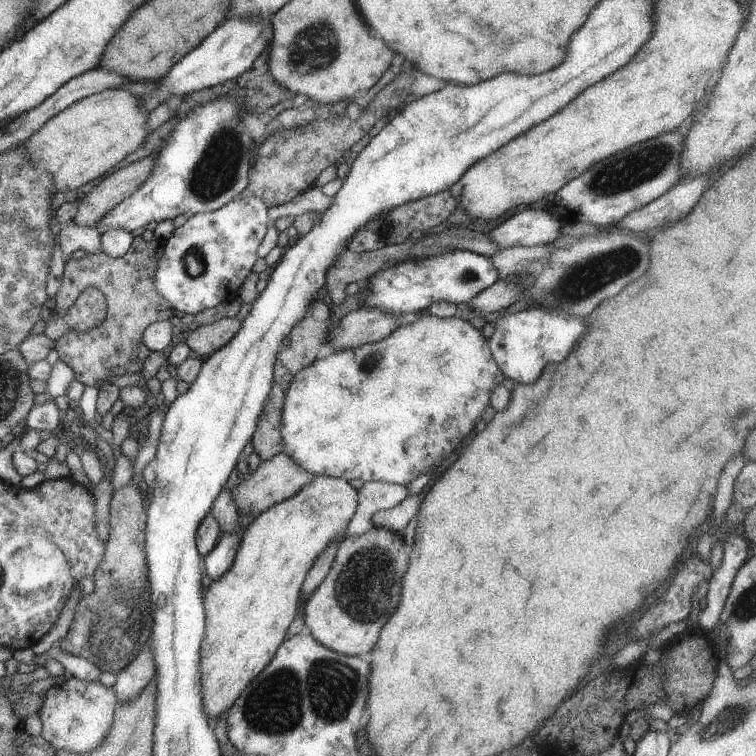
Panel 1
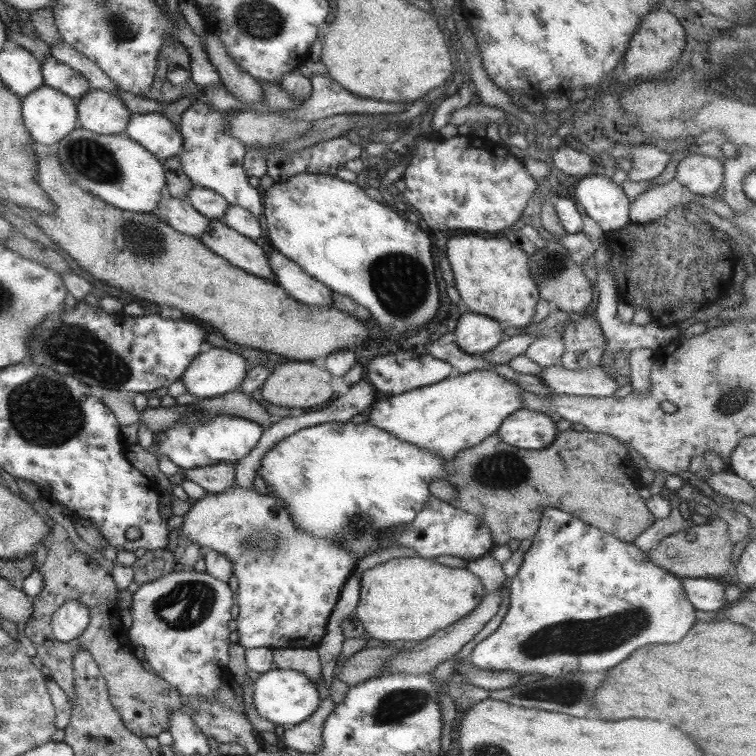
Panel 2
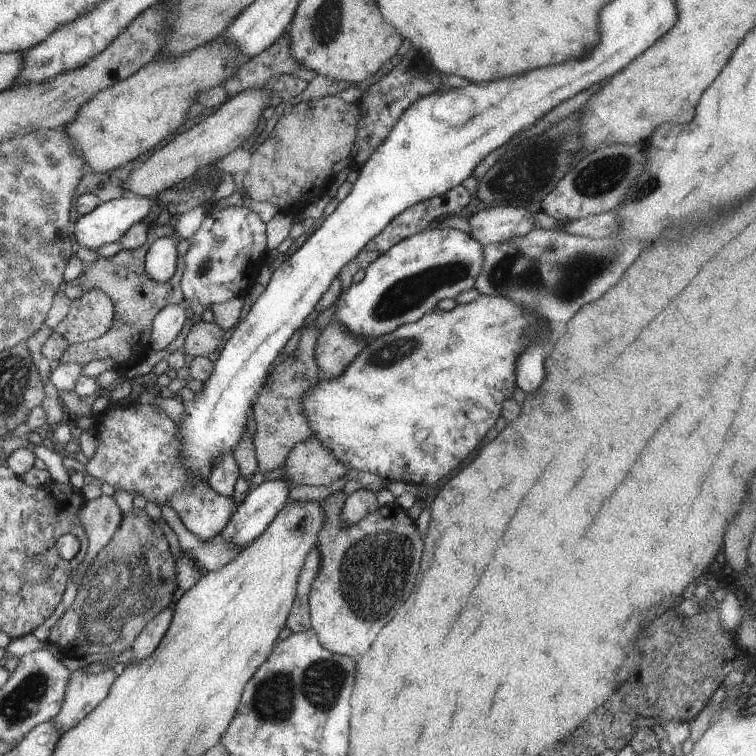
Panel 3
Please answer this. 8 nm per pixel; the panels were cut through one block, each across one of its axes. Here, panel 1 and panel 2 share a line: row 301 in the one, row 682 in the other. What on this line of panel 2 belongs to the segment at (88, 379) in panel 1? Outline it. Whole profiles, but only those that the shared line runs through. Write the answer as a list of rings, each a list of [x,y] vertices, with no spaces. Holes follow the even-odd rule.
[[[69,539],[61,540],[61,542],[53,540],[53,543],[46,548],[46,558],[42,564],[37,566],[37,572],[42,576],[43,587],[38,595],[30,597],[33,610],[30,621],[27,621],[24,626],[24,634],[33,643],[35,656],[39,658],[42,665],[48,668],[50,679],[56,682],[57,686],[63,690],[66,699],[70,702],[71,698],[73,698],[73,656],[75,656],[75,653],[79,649],[85,649],[85,651],[89,651],[89,655],[95,661],[98,670],[106,682],[109,702],[111,702],[113,710],[119,715],[121,722],[129,732],[142,739],[145,736],[153,736],[155,738],[161,731],[167,730],[169,712],[182,706],[181,697],[177,694],[177,690],[171,688],[165,680],[161,680],[159,676],[147,672],[134,657],[135,646],[129,644],[126,628],[118,624],[117,620],[120,612],[116,606],[117,586],[107,571],[98,564],[98,558],[89,550],[85,552],[84,550],[80,550],[80,548],[76,548]],[[72,600],[77,600],[83,606],[87,607],[89,621],[77,638],[65,643],[59,642],[53,636],[52,628],[50,627],[51,616],[61,605]]]

